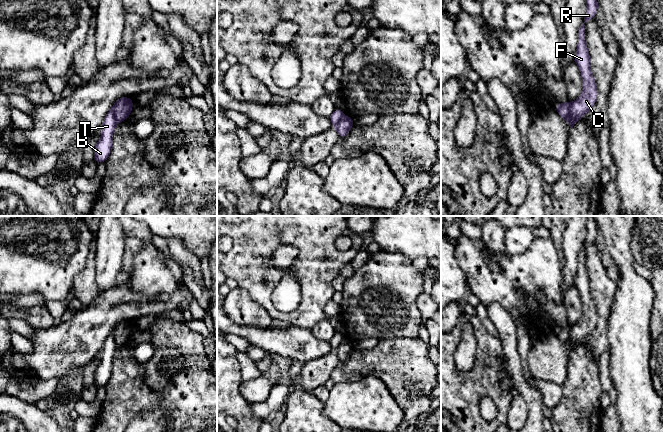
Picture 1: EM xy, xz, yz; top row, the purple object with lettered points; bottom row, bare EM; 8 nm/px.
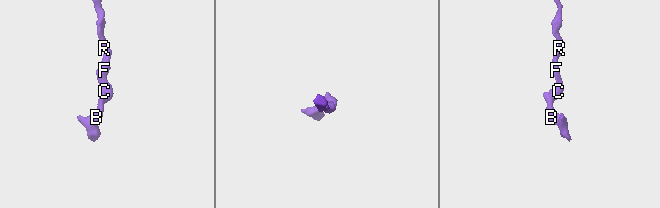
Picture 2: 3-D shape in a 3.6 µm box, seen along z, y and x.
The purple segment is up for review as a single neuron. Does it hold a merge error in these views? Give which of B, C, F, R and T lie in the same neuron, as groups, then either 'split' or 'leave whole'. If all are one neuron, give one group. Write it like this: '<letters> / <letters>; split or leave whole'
B T / C F R; split

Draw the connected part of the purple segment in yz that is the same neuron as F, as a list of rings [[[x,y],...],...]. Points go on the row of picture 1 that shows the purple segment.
[[[586,0],[587,10],[584,17],[584,23],[578,30],[578,45],[574,58],[574,62],[578,65],[581,76],[583,89],[581,96],[575,100],[568,102],[570,117],[575,121],[579,121],[596,103],[598,91],[596,82],[590,69],[590,54],[585,42],[585,23],[595,19],[596,11],[599,7],[597,0]]]

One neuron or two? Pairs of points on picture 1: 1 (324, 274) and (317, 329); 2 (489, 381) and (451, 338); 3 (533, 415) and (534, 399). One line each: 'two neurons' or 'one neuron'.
1: two neurons
2: one neuron
3: one neuron

